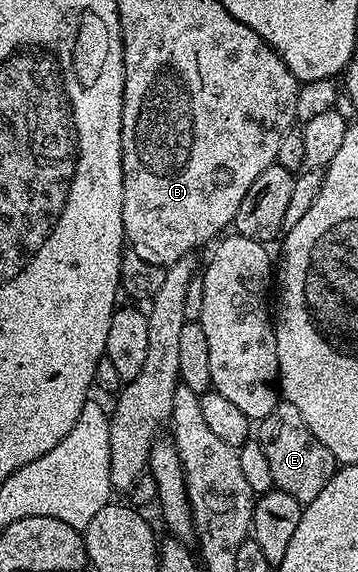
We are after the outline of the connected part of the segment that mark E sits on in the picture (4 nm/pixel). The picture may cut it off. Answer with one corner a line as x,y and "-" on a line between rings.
280,400
274,411
270,411
270,415
259,422
258,433
259,429
258,440
262,451
266,453
267,462
270,463
275,488
286,491
286,495
294,495
294,499
301,503
313,501
318,491
326,487
326,483
337,471
338,463
334,455
326,451
314,431
306,427
306,419
302,419
298,407
294,407
294,403
289,401

